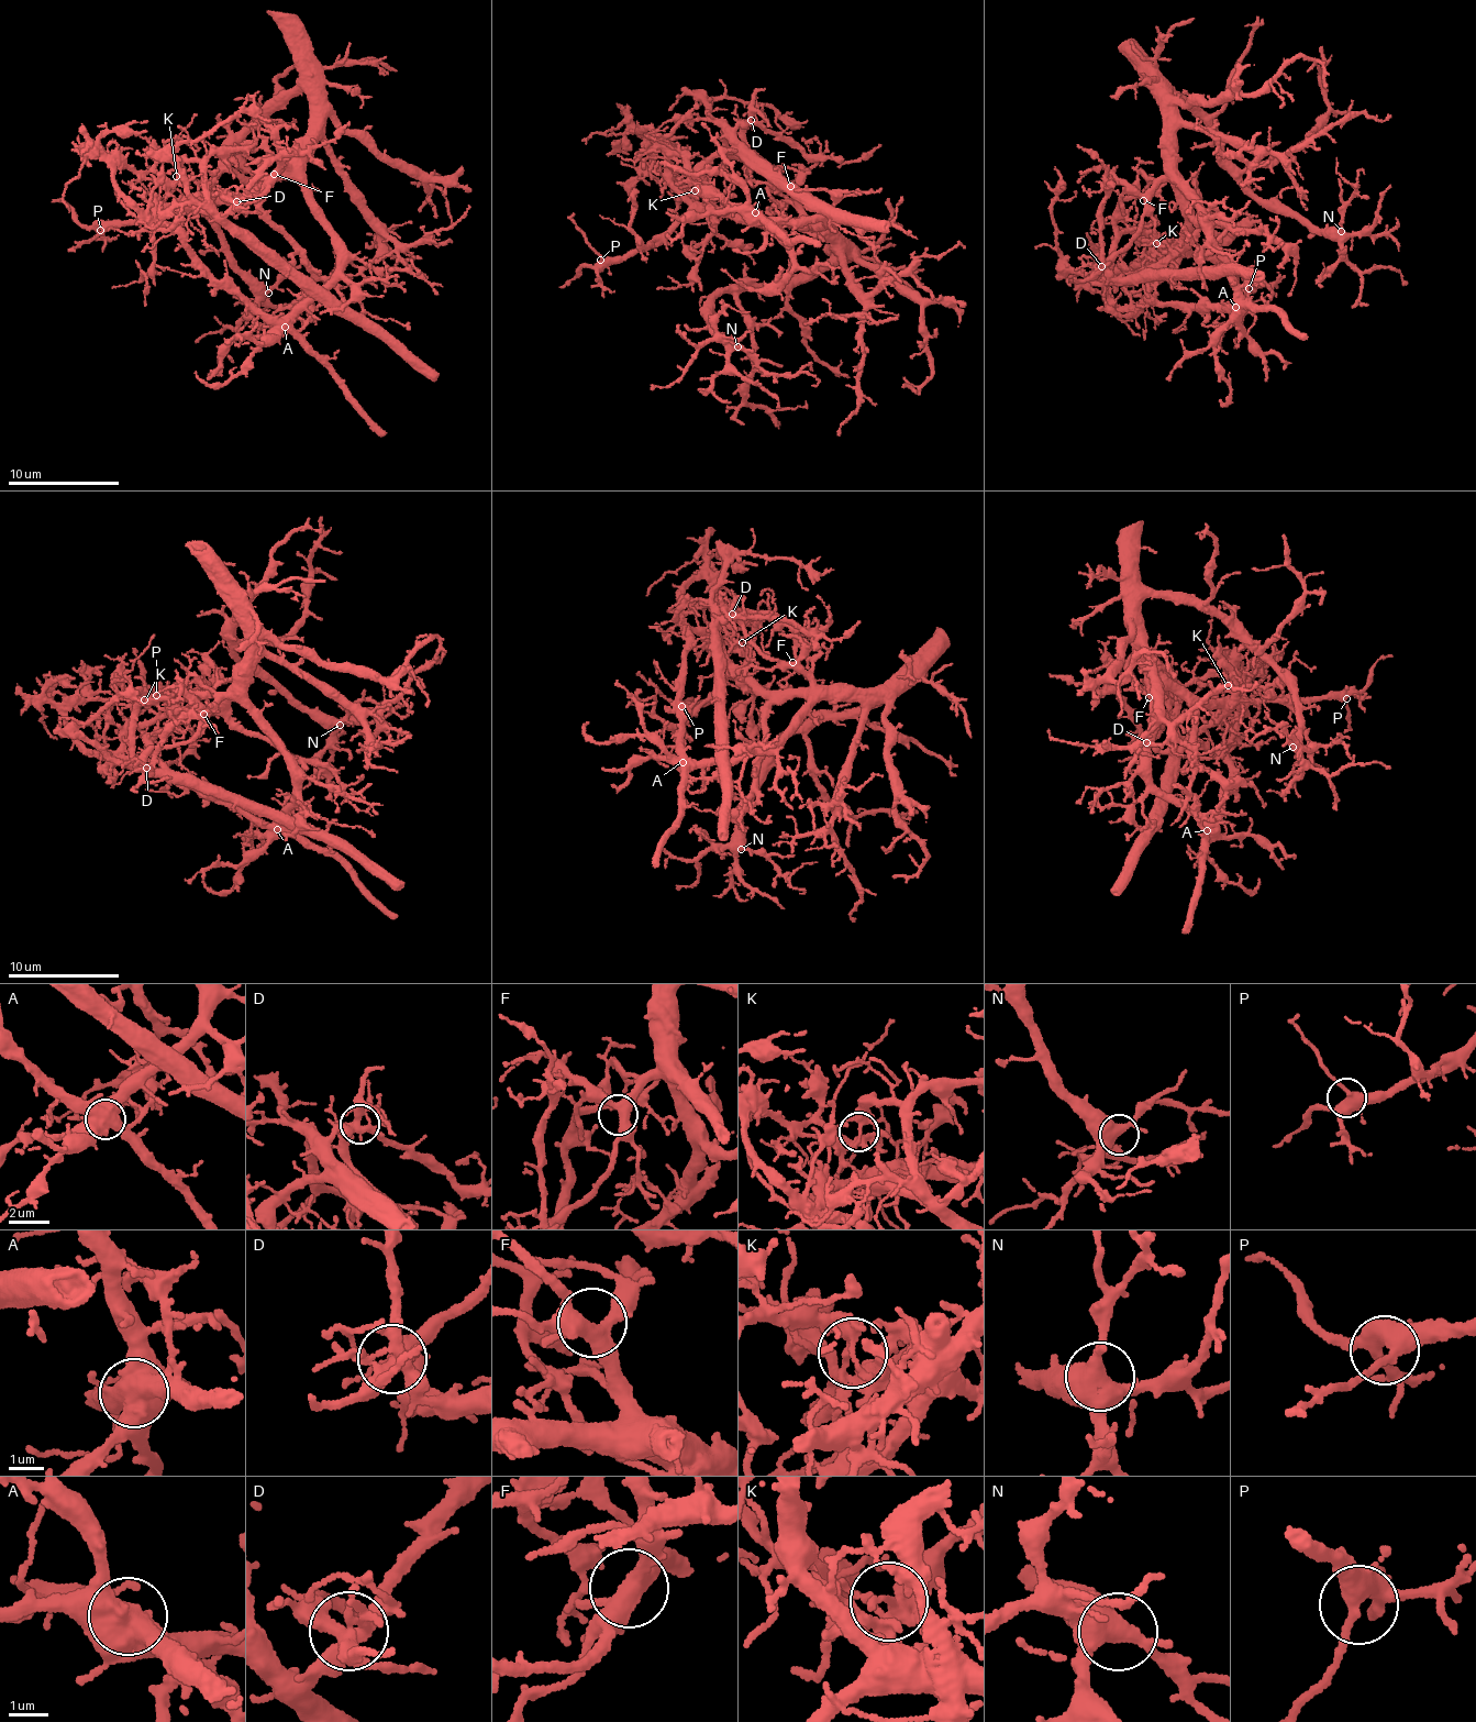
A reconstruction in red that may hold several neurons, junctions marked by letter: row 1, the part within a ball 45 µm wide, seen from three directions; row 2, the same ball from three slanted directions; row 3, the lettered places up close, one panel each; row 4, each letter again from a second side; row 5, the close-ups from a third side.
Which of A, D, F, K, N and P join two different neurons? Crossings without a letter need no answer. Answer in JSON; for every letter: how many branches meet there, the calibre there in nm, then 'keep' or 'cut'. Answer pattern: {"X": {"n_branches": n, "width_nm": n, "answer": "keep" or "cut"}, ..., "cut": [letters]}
{"A": {"n_branches": 4, "width_nm": 700, "answer": "cut"}, "D": {"n_branches": 6, "width_nm": 400, "answer": "cut"}, "F": {"n_branches": 4, "width_nm": 420, "answer": "keep"}, "K": {"n_branches": 4, "width_nm": 240, "answer": "cut"}, "N": {"n_branches": 4, "width_nm": 500, "answer": "keep"}, "P": {"n_branches": 6, "width_nm": 440, "answer": "keep"}, "cut": ["A", "D", "K"]}

